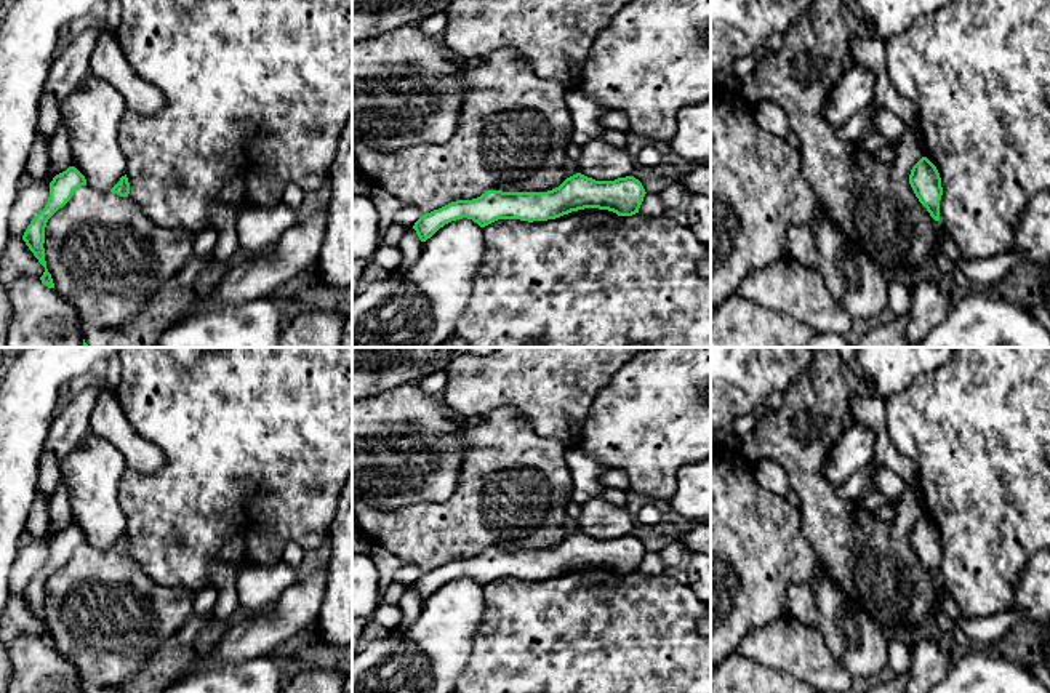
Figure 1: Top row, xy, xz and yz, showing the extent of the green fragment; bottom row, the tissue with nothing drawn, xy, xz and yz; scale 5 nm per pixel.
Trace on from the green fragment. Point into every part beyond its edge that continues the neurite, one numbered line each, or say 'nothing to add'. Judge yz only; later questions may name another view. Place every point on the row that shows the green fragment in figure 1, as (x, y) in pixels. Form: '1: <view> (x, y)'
1: yz (978, 71)

